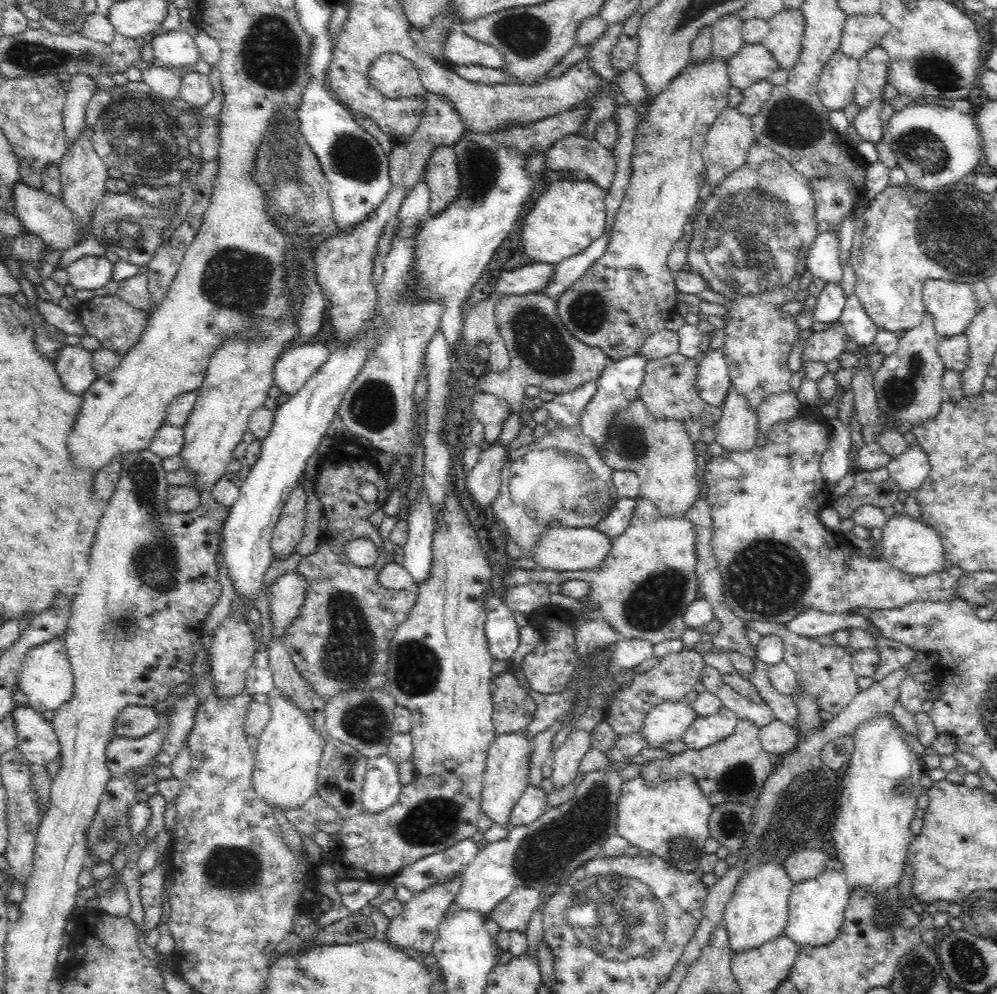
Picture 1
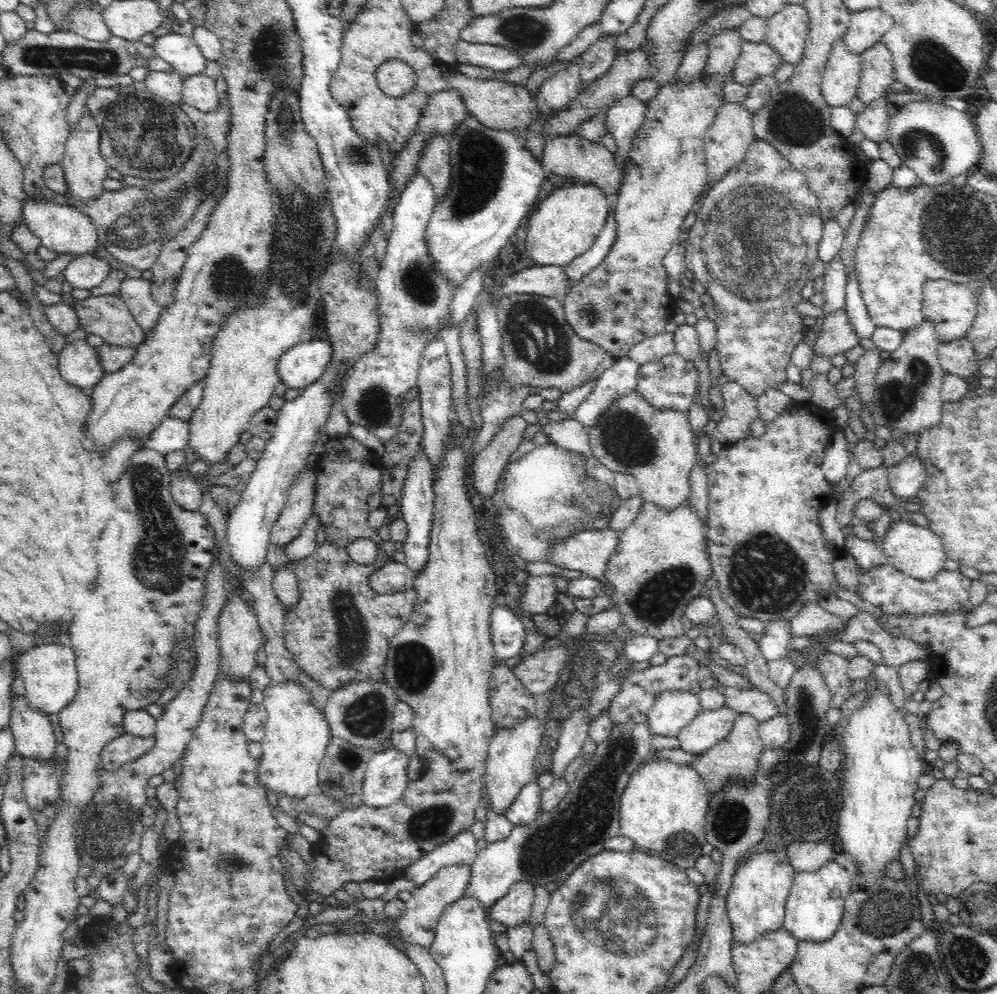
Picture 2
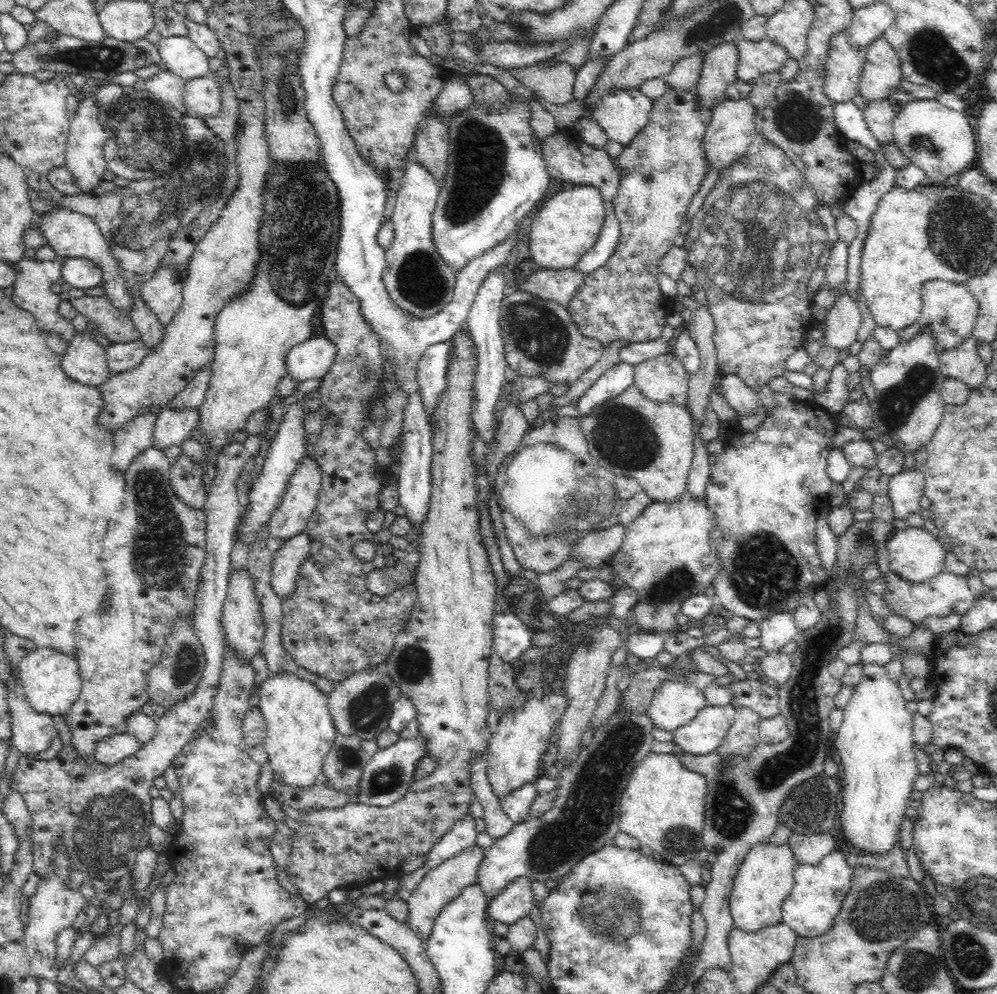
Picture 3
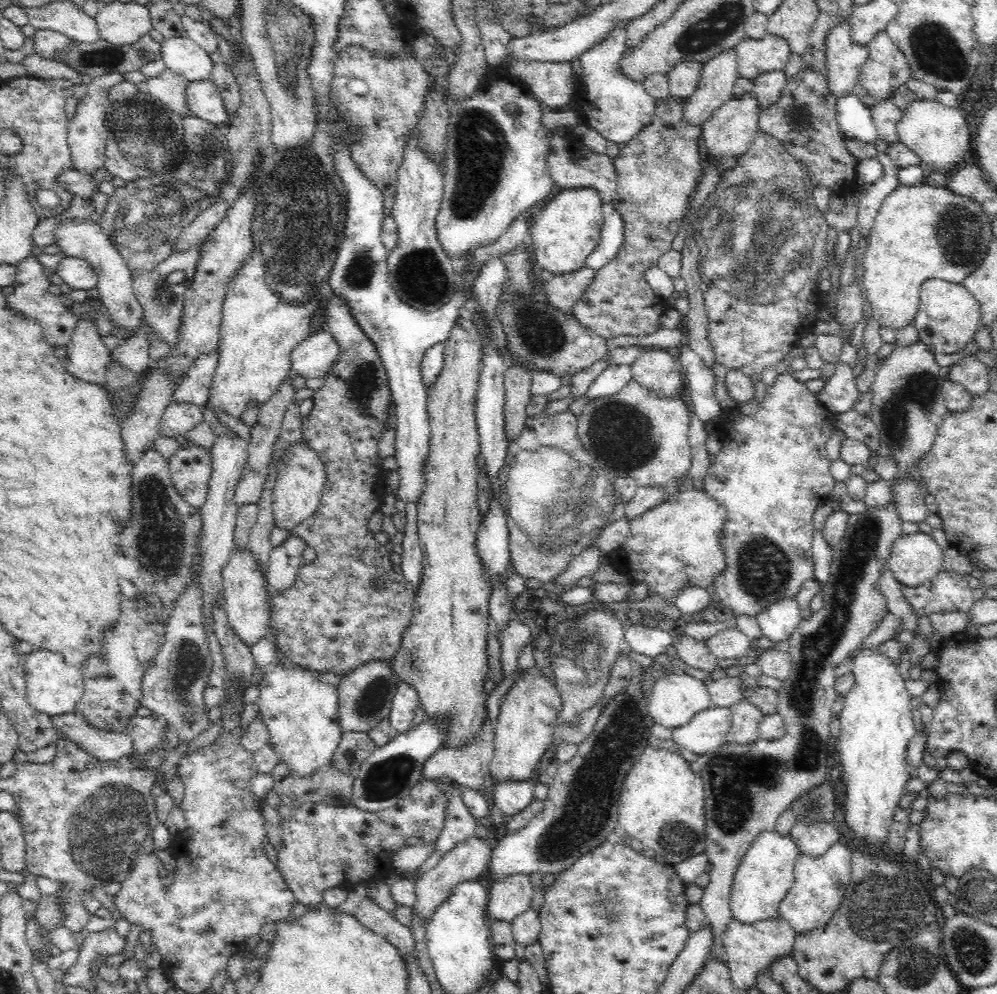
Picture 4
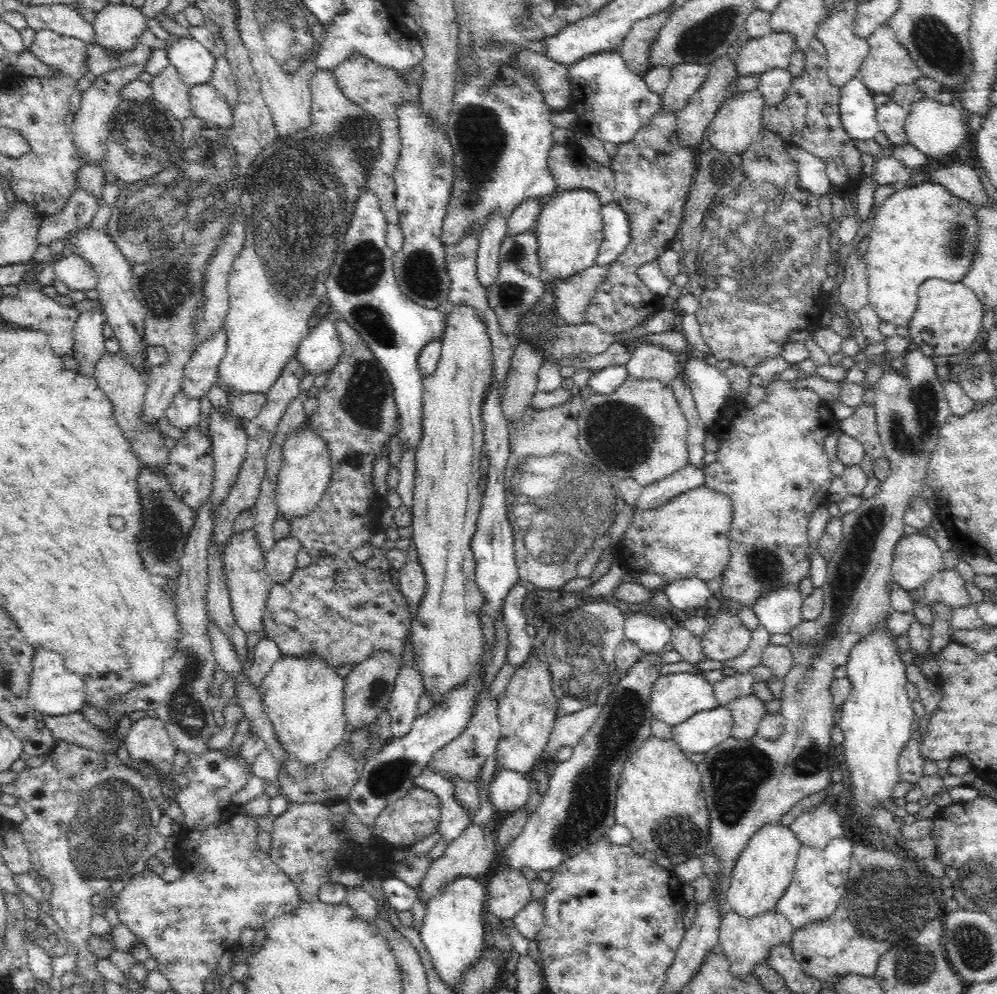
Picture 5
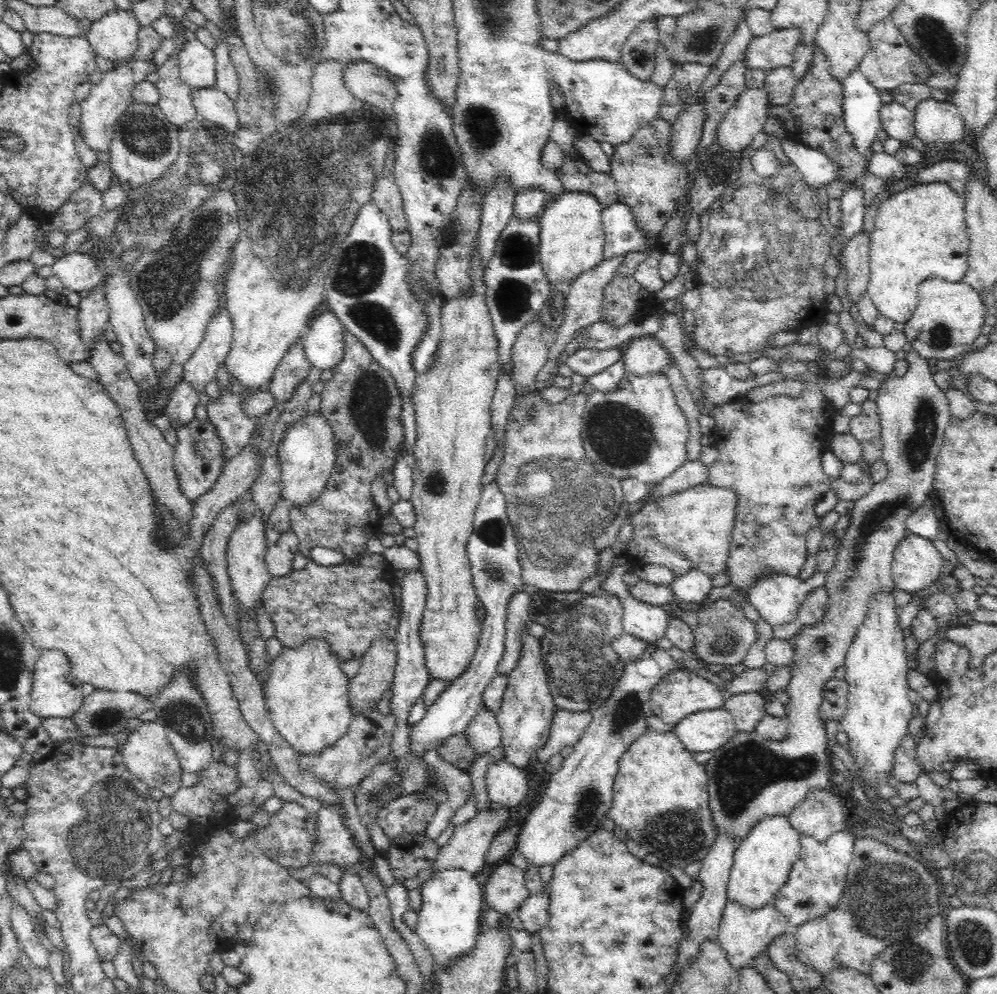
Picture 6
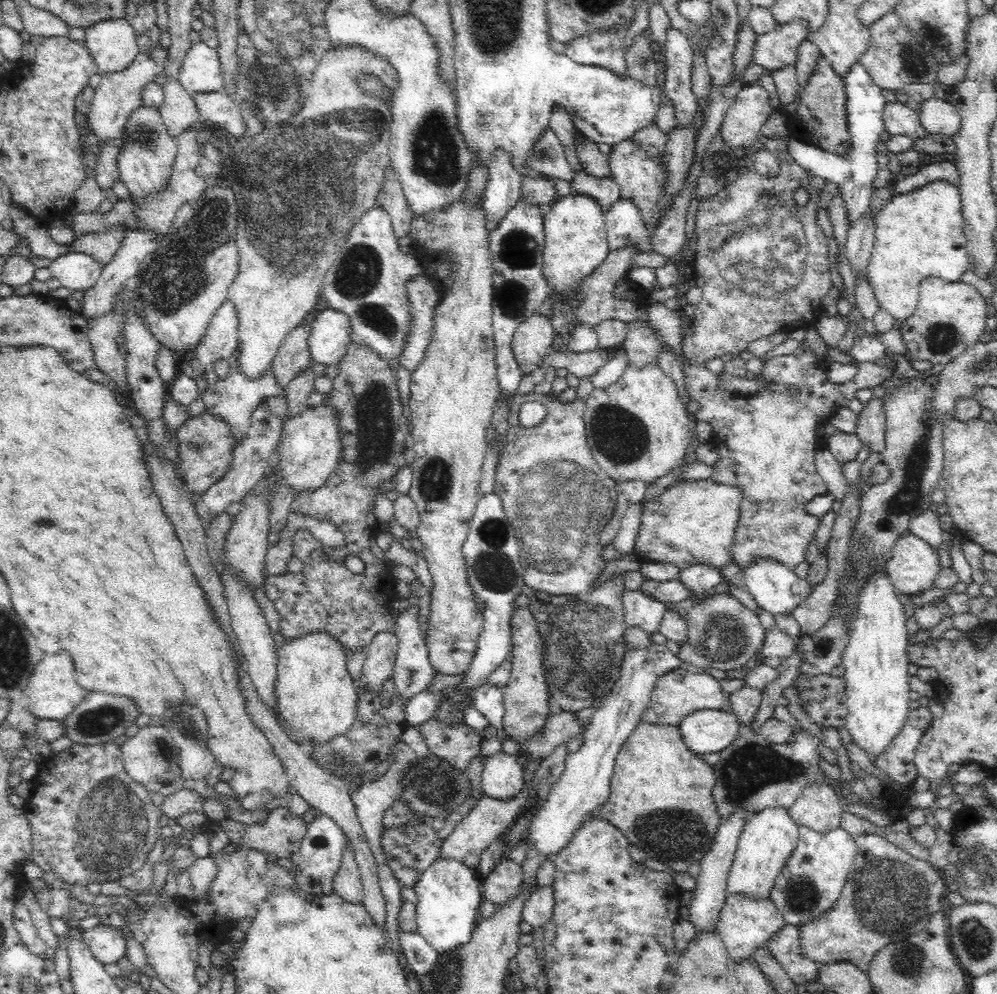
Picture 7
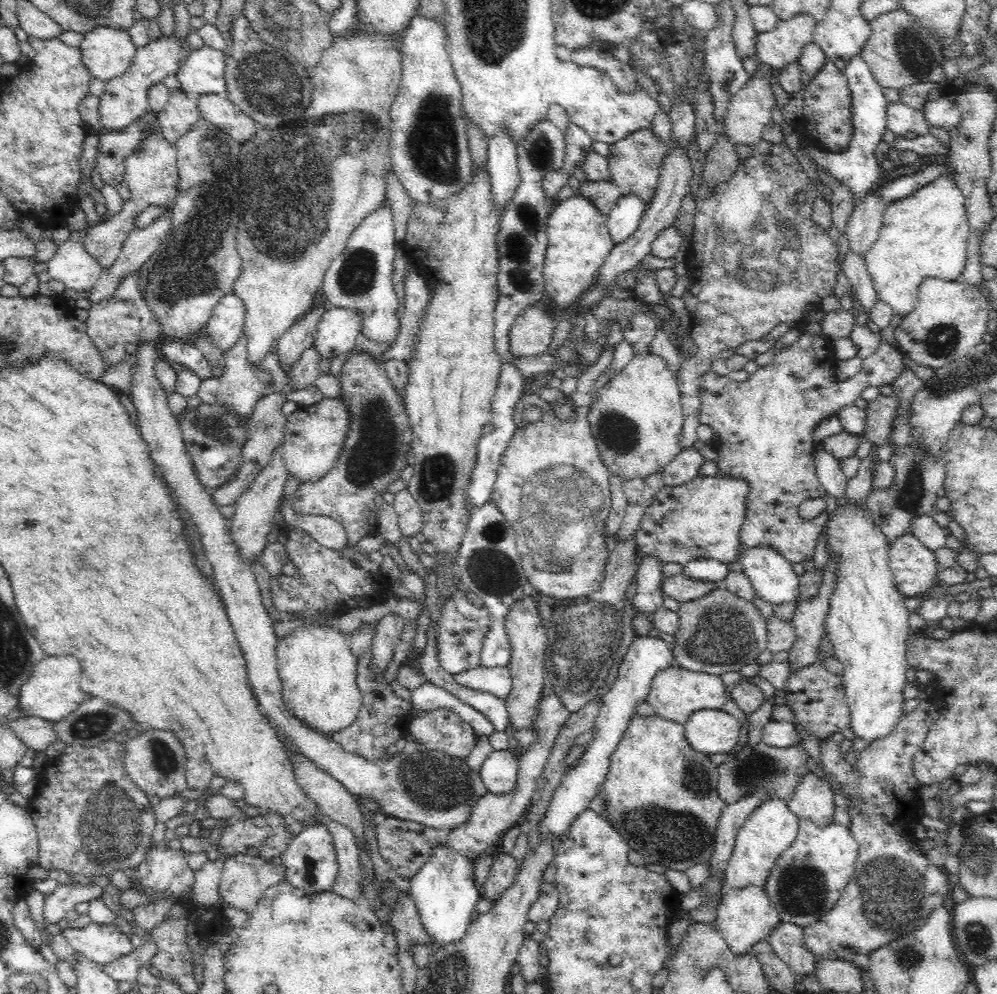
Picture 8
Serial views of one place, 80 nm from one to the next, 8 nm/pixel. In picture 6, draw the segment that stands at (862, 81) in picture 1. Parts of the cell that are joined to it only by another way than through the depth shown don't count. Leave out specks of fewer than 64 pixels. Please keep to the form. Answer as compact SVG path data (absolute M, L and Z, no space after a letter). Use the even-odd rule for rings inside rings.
M884 17L884 20L878 21L868 32L870 39L870 49L863 60L860 61L859 71L866 77L874 88L879 91L892 92L901 84L918 84L924 82L930 74L927 64L920 59L909 46L908 41L904 39L902 33L892 23L890 17Z

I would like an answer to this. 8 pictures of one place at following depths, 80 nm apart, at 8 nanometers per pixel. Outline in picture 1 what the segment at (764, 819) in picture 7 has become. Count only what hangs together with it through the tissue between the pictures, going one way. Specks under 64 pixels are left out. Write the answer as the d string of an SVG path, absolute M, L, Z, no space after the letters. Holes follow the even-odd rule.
M762 862L756 868L742 874L733 897L725 906L722 924L727 929L730 956L747 949L758 948L773 938L784 935L789 915L788 899L793 887L783 865Z

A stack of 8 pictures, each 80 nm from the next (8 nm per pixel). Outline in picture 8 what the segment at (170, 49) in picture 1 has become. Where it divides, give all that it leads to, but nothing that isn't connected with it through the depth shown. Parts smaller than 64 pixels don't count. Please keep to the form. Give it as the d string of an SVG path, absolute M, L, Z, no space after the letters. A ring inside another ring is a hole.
M204 44L182 60L176 70L181 90L193 97L225 94L225 54Z

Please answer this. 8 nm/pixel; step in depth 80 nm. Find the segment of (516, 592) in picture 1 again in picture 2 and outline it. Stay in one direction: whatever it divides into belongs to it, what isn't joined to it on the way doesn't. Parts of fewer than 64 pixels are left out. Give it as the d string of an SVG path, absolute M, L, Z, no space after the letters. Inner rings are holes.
M552 575L529 576L524 582L524 588L520 595L520 604L526 614L547 613L554 605L555 599L554 578Z

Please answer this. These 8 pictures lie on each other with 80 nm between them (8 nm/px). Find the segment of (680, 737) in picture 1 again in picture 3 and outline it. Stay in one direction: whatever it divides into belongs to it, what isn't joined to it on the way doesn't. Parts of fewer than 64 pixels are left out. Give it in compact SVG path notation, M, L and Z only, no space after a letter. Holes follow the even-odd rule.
M688 679L664 681L655 690L646 714L656 729L674 734L676 729L688 724L706 704L702 691L698 692Z

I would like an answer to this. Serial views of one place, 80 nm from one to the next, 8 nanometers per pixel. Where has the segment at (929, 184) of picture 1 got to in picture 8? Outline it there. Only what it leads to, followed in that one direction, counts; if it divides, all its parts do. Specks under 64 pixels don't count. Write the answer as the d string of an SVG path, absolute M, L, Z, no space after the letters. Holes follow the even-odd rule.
M939 97L937 99L928 99L923 105L922 113L928 126L944 128L953 133L956 125L961 121L962 111L952 97Z

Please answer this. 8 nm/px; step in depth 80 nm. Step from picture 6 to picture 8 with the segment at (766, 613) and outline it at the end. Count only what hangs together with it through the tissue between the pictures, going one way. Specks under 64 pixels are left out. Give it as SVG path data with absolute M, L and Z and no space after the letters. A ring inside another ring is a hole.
M752 547L738 560L755 595L774 606L800 602L800 581L780 552L772 547Z

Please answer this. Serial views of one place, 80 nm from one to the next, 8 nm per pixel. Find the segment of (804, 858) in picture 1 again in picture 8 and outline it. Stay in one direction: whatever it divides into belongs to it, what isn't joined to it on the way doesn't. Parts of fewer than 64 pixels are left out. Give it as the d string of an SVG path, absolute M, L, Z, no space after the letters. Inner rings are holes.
M814 773L804 776L799 782L788 809L798 820L810 819L816 827L825 827L834 821L835 794L828 783L817 778Z

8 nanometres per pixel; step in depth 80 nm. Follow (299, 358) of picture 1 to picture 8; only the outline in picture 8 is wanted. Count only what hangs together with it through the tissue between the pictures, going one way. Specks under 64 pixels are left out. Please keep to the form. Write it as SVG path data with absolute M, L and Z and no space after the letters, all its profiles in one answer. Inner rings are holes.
M328 307L318 322L312 347L320 360L331 360L352 351L360 335L361 316L355 310Z

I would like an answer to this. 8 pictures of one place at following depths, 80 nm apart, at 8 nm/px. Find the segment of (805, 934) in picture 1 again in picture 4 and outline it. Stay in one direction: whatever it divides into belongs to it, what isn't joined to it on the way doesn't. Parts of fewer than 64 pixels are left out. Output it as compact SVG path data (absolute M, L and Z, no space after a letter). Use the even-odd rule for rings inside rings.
M836 843L816 860L806 853L799 855L794 868L794 884L779 904L779 916L788 921L797 934L824 927L839 909L851 881L851 851Z

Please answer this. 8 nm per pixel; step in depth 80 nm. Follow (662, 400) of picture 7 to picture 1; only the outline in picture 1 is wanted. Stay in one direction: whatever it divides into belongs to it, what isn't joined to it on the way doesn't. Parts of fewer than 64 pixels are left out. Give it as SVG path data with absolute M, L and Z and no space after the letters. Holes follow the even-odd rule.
M630 401L613 417L610 433L600 455L613 470L634 471L640 479L640 497L650 500L663 517L684 517L698 494L696 456L683 421L655 418L643 402Z

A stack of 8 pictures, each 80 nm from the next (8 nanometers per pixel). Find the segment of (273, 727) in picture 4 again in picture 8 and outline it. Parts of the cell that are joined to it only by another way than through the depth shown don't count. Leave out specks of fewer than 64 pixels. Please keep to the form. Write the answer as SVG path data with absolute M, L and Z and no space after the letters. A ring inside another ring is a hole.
M307 622L278 640L276 656L282 700L292 716L329 737L354 724L362 704L356 684L357 664L338 628Z

